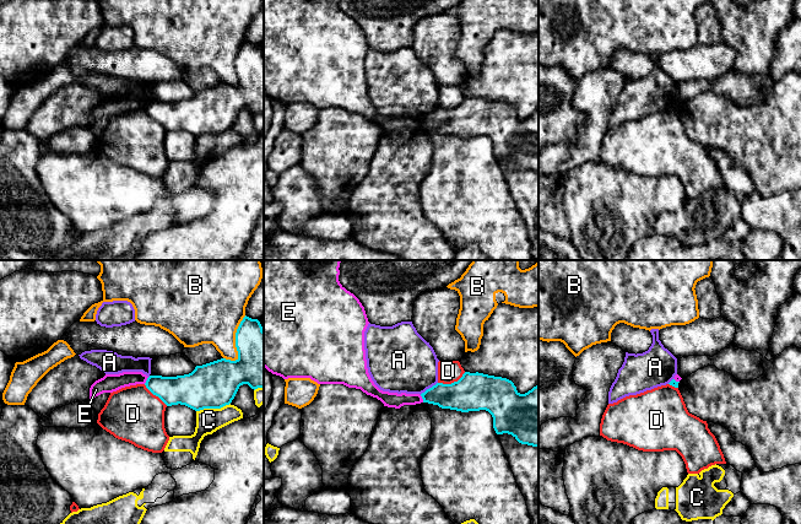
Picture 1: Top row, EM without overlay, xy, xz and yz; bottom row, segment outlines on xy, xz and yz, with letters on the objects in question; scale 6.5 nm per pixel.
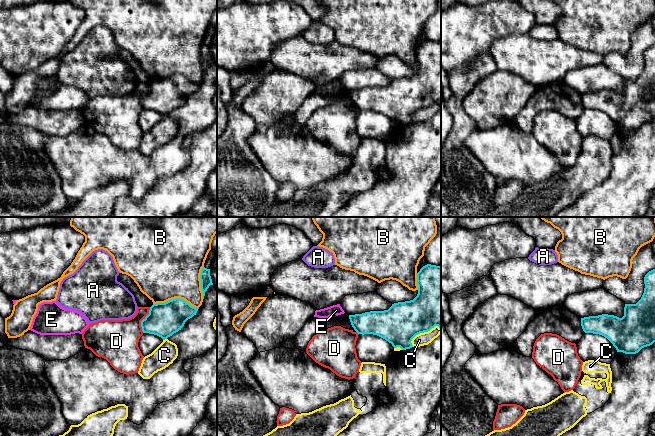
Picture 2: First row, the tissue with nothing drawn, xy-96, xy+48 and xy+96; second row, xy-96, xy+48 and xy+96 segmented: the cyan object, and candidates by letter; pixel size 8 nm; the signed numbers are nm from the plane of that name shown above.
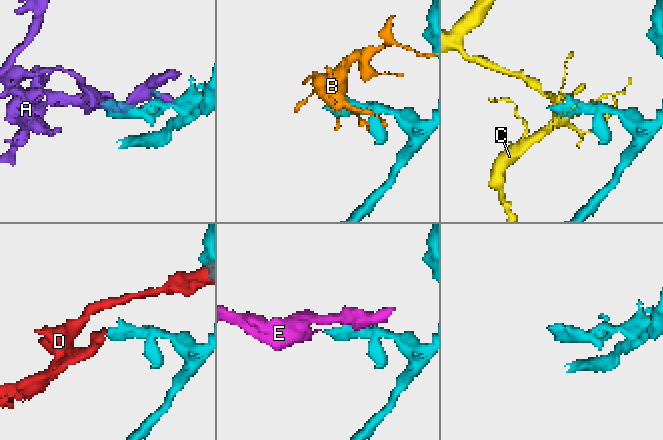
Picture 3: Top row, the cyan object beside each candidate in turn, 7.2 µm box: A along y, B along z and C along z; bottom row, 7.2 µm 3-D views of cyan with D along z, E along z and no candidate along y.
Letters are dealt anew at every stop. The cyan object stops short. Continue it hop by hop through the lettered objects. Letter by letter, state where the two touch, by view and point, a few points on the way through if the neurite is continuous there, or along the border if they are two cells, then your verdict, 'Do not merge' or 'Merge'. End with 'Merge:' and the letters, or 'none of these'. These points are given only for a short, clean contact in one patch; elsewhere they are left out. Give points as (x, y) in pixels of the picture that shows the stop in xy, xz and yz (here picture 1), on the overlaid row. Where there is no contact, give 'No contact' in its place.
A: Touches cyan at xz (429, 388). Boundary: xz (437, 382), (420, 394). Do not merge
B: Touches cyan at xy (236, 342). Do not merge
C: Touches cyan at xy (212, 408). Do not merge
D: Touches cyan at xz (452, 383). Boundary: xz (465, 372), (456, 381), (438, 383). Do not merge
E: Touches cyan at xy (146, 381). Boundary: xy (149, 377), (144, 383). Do not merge
Merge: none of these

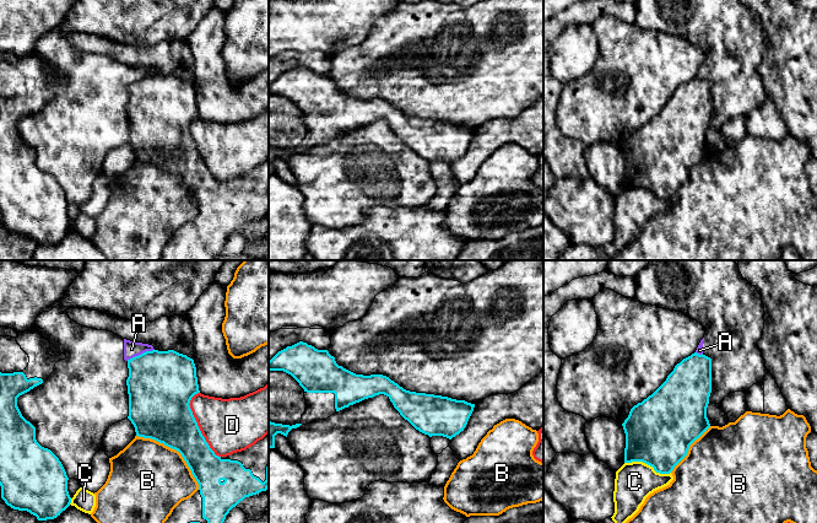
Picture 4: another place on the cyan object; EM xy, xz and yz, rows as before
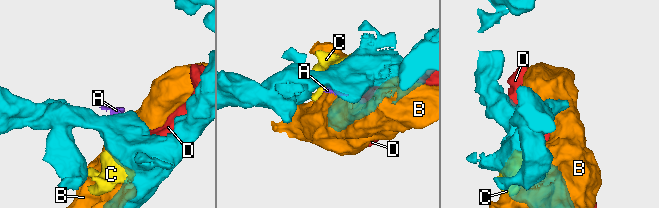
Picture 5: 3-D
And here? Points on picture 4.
A: Touches cyan at xy (141, 354). Boundary: xy (153, 349), (126, 360). Do not merge
B: Touches cyan at xy (176, 449). Do not merge
C: Touches cyan at yz (648, 464). Do not merge
D: Touches cyan at xy (196, 425). Do not merge
Merge: none of these

